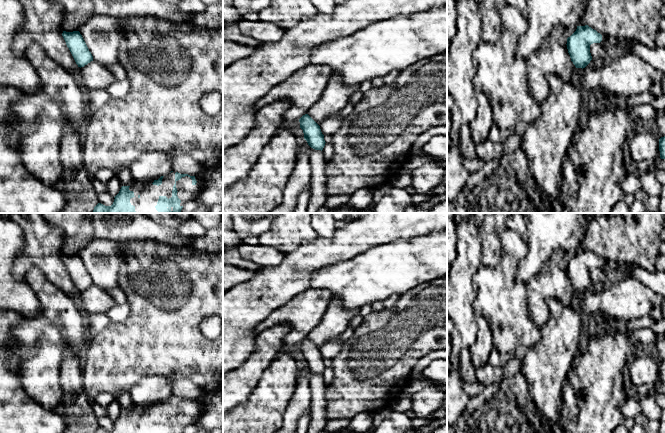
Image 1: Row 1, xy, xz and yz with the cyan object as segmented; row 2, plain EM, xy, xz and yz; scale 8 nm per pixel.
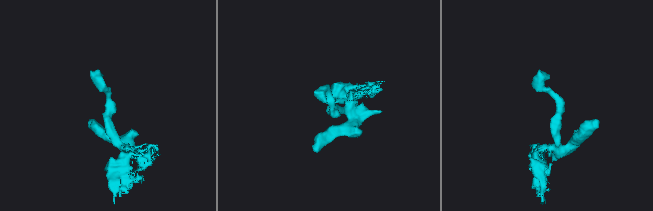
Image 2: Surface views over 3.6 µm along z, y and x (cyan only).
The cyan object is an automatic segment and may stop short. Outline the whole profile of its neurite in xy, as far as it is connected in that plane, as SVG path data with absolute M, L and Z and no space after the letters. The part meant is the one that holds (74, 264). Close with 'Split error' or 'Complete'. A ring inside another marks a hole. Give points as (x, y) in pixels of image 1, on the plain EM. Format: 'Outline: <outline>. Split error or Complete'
Outline: M63 255L62 260L78 291L84 291L93 285L93 280L79 255Z. Complete

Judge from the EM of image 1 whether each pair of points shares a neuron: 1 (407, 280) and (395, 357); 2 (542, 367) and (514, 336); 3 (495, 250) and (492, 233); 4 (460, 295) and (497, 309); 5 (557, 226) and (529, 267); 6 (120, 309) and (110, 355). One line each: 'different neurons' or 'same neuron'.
1: different neurons
2: different neurons
3: same neuron
4: different neurons
5: same neuron
6: different neurons

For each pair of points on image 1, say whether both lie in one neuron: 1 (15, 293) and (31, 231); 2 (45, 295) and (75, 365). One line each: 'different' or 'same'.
1: different
2: different

